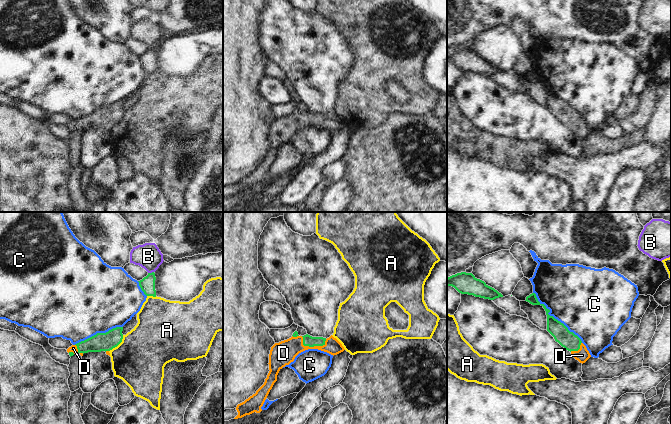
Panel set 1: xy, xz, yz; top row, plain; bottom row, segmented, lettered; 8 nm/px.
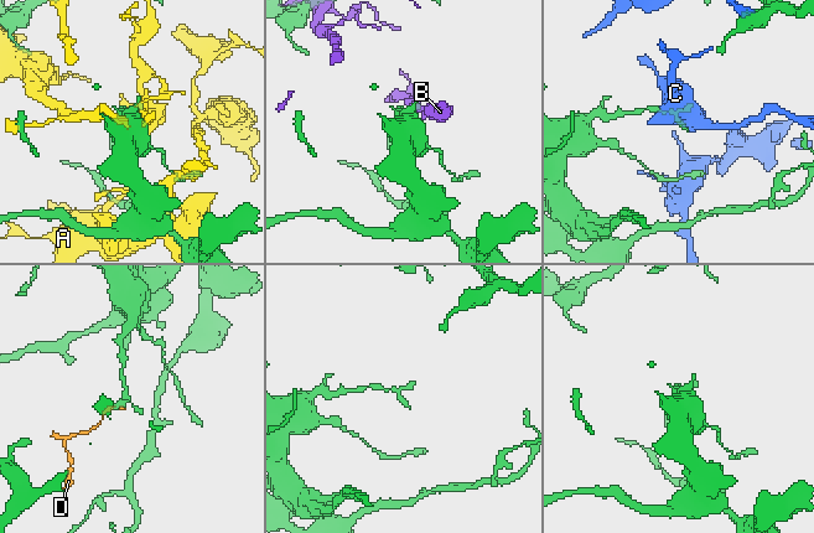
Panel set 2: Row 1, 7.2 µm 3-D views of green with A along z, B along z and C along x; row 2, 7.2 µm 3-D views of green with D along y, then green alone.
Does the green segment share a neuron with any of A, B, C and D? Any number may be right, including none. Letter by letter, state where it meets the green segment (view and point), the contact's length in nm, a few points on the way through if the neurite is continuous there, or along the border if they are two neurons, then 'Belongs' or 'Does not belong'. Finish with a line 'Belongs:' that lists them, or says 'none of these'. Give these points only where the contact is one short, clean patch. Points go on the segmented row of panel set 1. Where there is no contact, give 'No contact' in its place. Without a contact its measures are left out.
A: Touches green at xy (118, 344). Shared border 180 nm. Does not belong
B: Touches green at xy (150, 273). Shared border 50 nm. Boundary: xy (153, 271), (148, 273). Does not belong
C: Touches green at yz (554, 318). Shared border 550 nm. Does not belong
D: Touches green at xz (312, 346). Shared border 220 nm. Path across: xz (308, 340), (312, 346), (293, 346), (283, 353). Belongs
Belongs: D.

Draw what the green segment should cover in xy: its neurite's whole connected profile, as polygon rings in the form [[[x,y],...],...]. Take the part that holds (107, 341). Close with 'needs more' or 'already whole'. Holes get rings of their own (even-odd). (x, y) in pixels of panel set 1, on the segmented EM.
[[[116,327],[106,333],[97,333],[96,335],[72,345],[67,349],[70,357],[75,353],[83,356],[88,352],[101,352],[105,351],[110,356],[109,351],[117,347],[123,339],[123,327]]] | needs more

